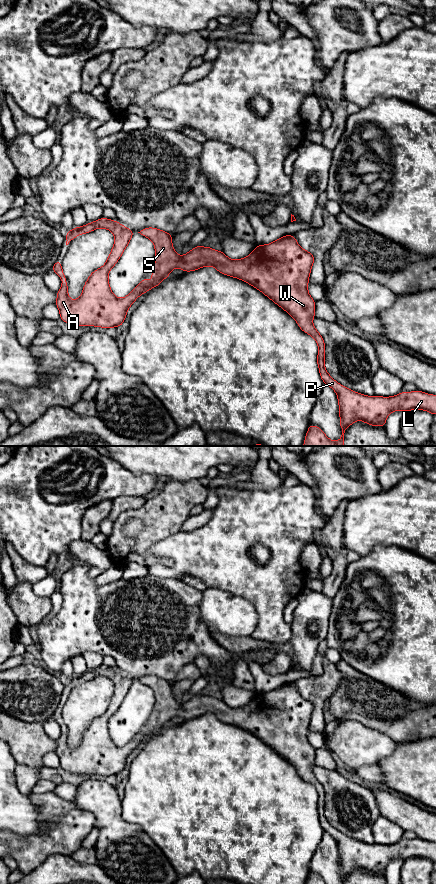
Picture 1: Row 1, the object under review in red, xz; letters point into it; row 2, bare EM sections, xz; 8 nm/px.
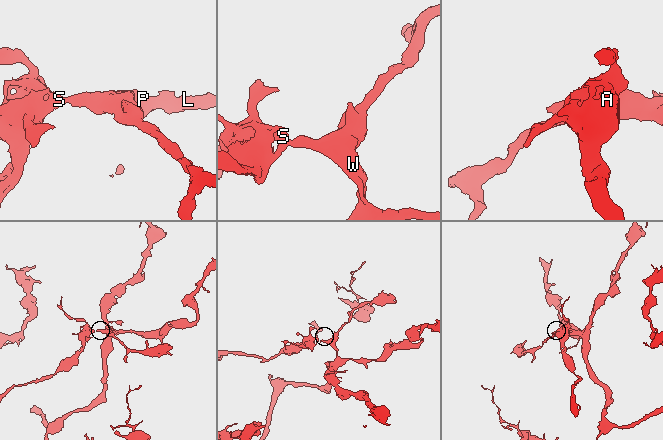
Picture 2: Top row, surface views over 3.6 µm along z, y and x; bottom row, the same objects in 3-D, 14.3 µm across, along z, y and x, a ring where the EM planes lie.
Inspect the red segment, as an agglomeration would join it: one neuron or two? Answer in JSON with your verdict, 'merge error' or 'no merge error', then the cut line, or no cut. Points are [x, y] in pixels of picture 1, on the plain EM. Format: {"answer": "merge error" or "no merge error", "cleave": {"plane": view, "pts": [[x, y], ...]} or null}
{"answer": "no merge error", "cleave": null}

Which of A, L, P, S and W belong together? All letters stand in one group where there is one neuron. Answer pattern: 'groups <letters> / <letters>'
groups A L P S W

